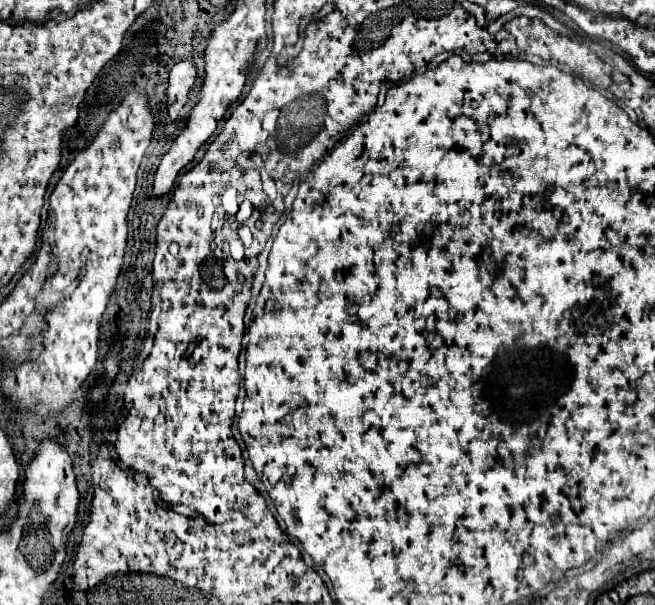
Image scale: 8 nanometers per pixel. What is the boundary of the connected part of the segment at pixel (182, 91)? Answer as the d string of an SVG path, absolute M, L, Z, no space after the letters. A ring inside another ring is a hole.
M181 61L171 69L169 75L169 87L167 87L167 113L169 119L175 121L179 117L181 107L187 103L189 97L189 89L195 83L195 67L189 61Z

